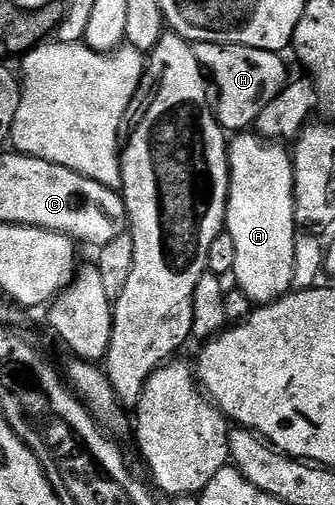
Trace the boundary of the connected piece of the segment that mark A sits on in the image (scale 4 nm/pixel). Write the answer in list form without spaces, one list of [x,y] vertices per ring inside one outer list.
[[[257,133],[235,134],[228,143],[230,188],[224,230],[236,245],[232,279],[238,282],[235,283],[237,290],[245,293],[255,305],[274,303],[291,294],[294,274],[298,271],[300,228],[294,221],[294,160],[291,152],[282,147],[285,146],[281,142],[264,139]]]

